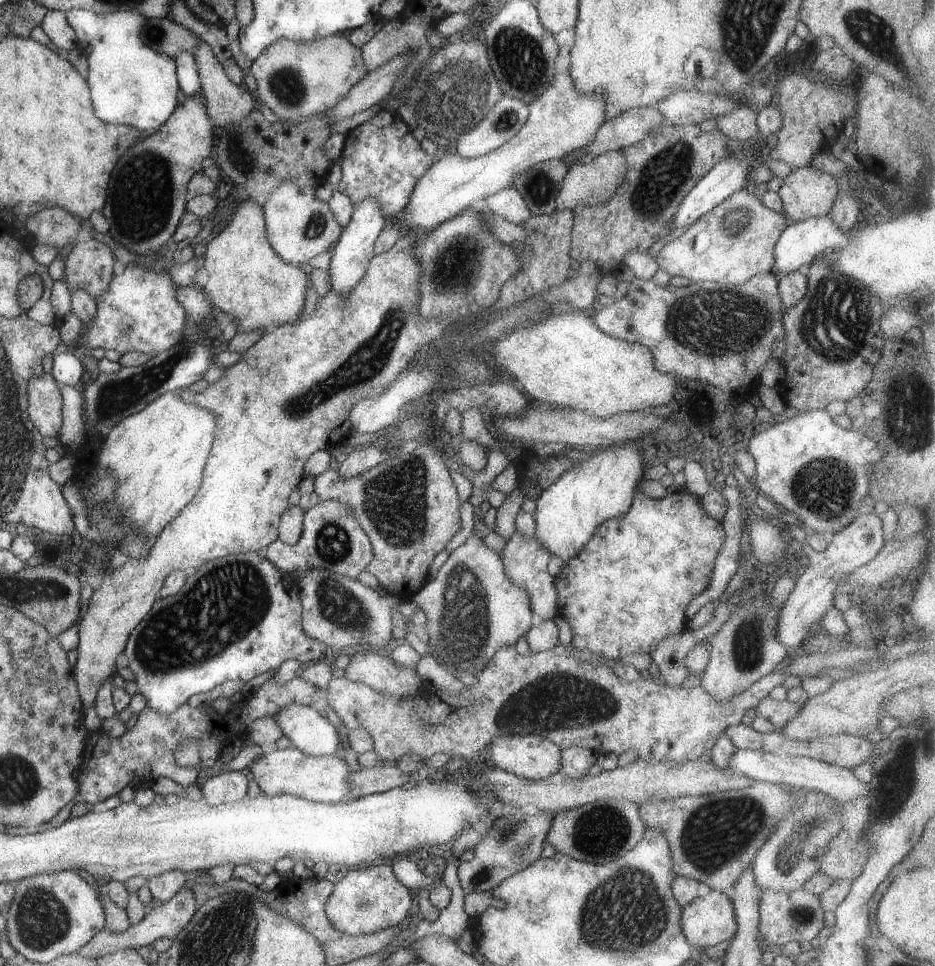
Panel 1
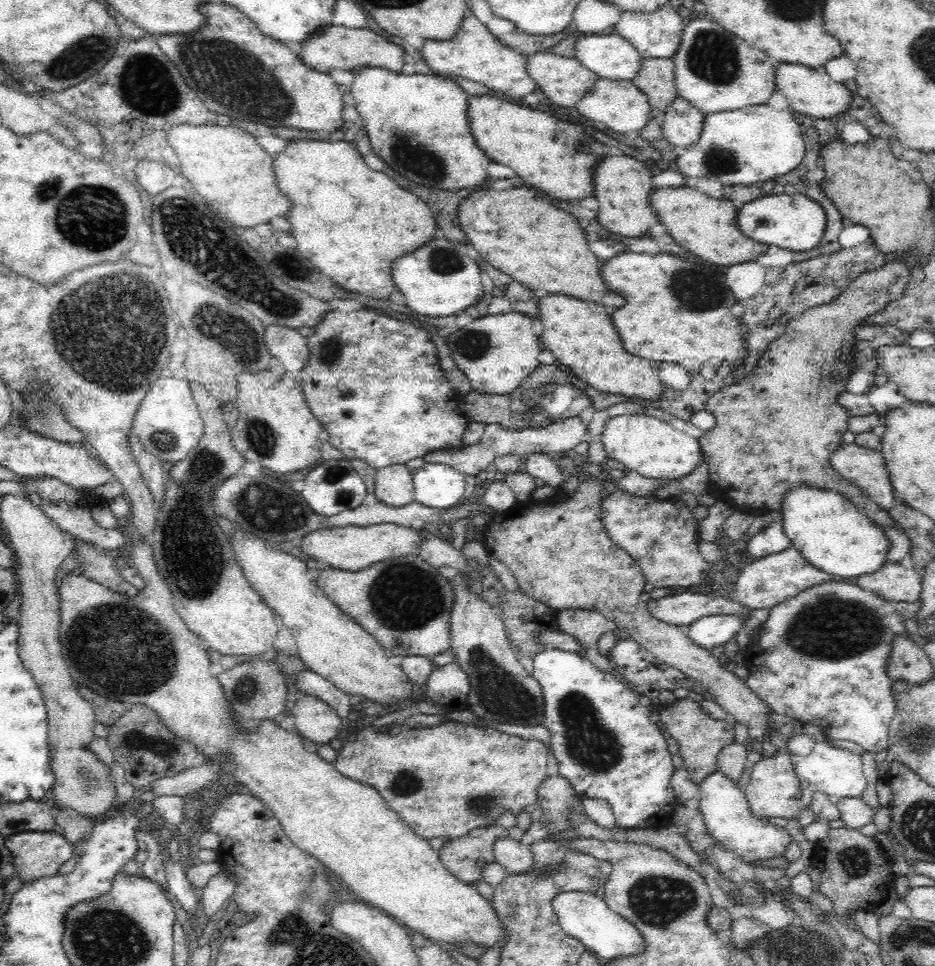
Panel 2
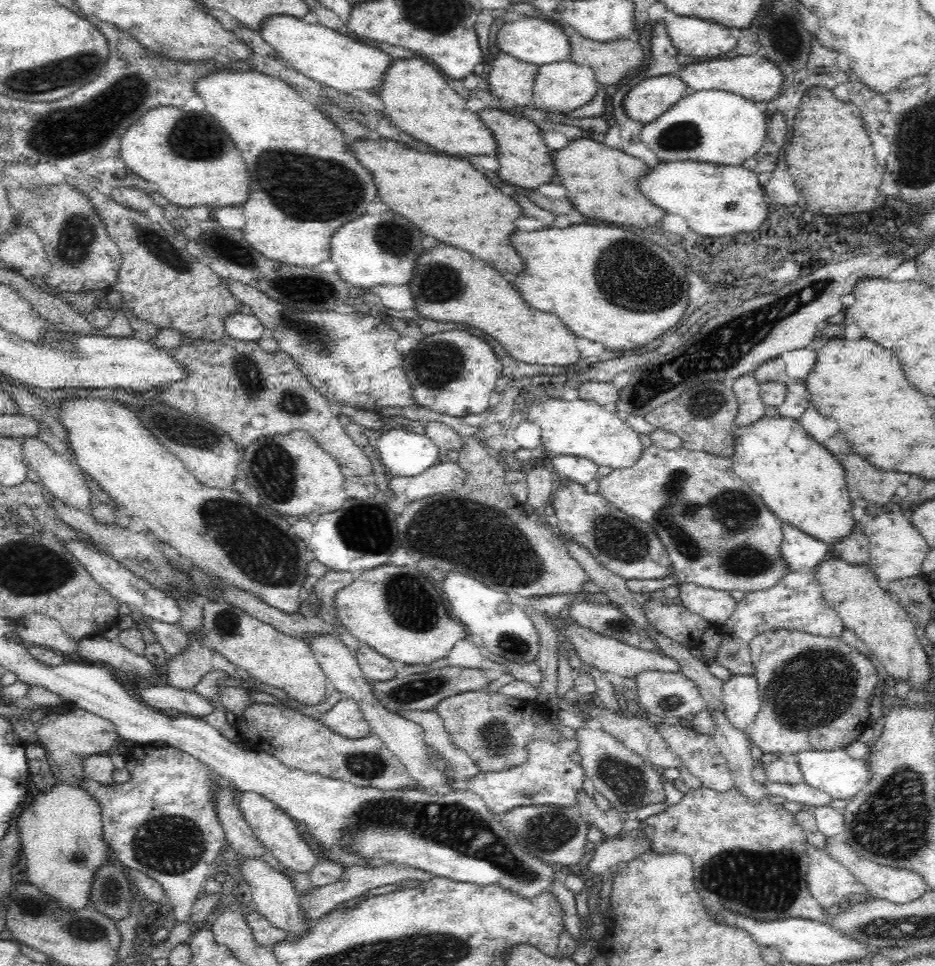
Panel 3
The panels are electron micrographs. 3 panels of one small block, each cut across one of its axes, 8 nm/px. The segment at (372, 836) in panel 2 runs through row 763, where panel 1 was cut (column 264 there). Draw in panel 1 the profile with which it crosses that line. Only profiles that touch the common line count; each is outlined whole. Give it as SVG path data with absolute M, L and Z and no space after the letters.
M251 198L243 200L235 206L231 220L227 226L205 246L200 267L206 273L202 282L203 290L211 297L210 305L214 311L229 314L235 321L235 332L249 332L252 330L268 330L283 326L283 324L297 324L301 322L303 300L307 292L307 278L303 270L295 263L285 262L269 246L266 237L262 207L257 206Z

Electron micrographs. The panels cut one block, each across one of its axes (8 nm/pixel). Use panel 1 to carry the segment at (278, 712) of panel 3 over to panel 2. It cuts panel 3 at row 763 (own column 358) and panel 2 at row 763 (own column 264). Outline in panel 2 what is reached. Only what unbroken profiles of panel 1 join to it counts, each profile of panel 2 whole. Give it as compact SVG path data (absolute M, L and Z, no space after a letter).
M451 721L438 726L413 728L399 735L378 729L373 724L360 729L354 741L336 750L333 765L342 776L374 787L386 805L425 840L442 837L452 841L461 838L473 829L494 824L494 820L505 811L518 815L522 808L528 808L536 813L536 788L548 776L548 749L544 743L496 729L480 729Z

